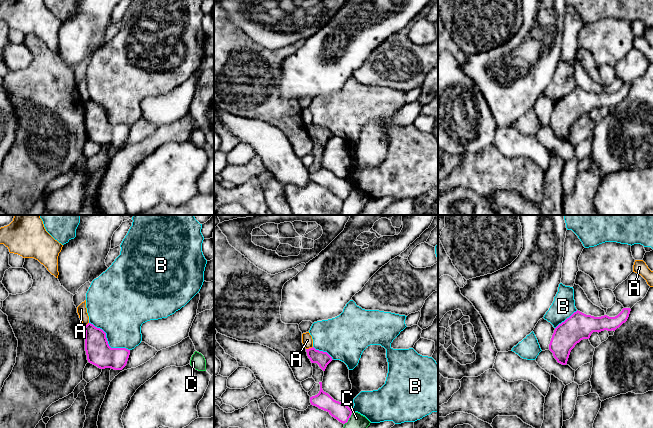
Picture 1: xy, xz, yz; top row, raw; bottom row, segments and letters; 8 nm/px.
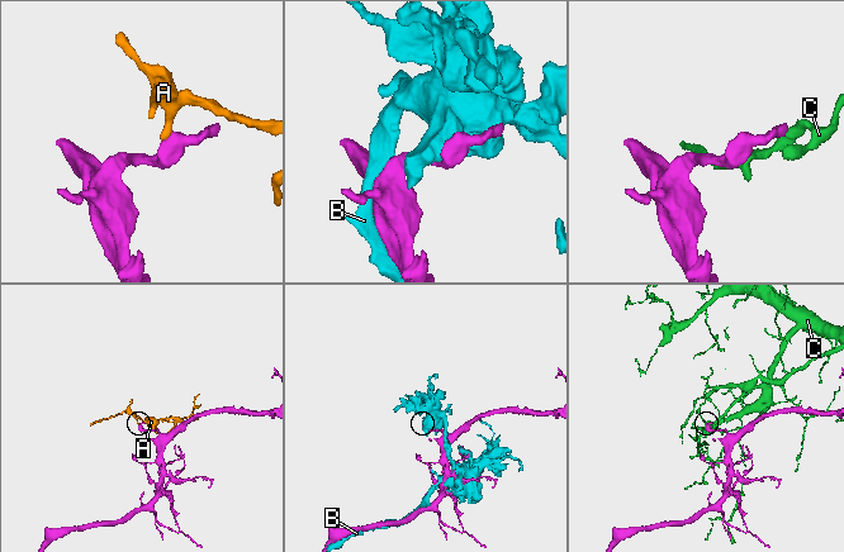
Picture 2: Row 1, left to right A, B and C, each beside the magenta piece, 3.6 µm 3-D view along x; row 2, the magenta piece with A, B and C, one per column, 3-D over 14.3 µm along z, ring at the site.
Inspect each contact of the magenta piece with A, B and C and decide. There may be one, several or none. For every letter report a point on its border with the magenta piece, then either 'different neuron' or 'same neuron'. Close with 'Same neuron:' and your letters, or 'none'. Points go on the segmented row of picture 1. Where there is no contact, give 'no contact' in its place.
A: xz (309, 348) | different neuron
B: xy (107, 341) | different neuron
C: xz (349, 417) | different neuron
Same neuron: none

